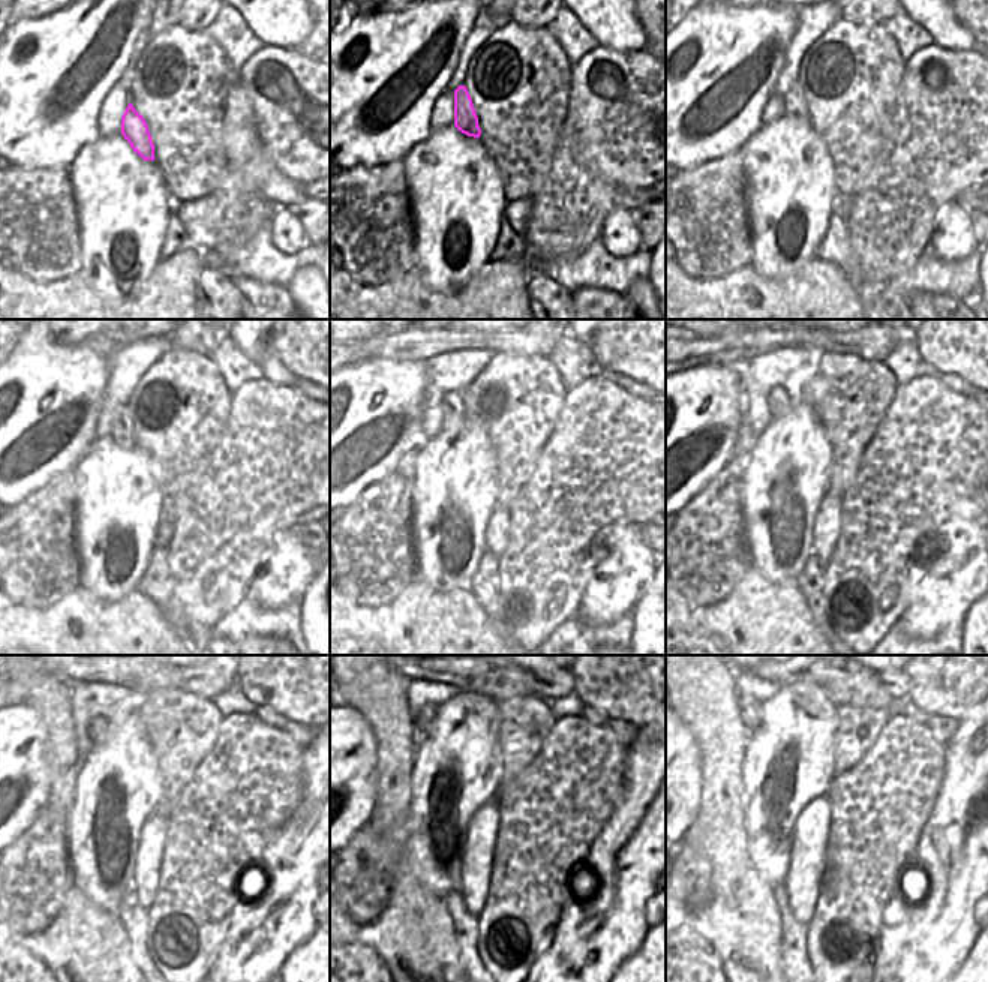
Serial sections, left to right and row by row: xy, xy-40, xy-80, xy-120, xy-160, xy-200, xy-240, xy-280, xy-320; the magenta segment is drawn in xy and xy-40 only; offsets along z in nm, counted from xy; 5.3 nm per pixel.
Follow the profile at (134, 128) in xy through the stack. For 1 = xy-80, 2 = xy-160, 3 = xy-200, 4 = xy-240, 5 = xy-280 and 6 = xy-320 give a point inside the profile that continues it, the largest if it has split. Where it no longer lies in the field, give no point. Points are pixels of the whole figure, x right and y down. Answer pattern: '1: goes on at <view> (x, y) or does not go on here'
1: goes on at xy-80 (795, 105)
2: goes on at xy-160 (452, 404)
3: goes on at xy-200 (780, 402)
4: goes on at xy-240 (98, 726)
5: goes on at xy-280 (420, 718)
6: goes on at xy-320 (748, 708)

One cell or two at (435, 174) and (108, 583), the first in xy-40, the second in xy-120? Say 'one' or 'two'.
one

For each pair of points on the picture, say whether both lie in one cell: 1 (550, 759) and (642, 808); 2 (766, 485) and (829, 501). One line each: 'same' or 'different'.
1: different
2: different

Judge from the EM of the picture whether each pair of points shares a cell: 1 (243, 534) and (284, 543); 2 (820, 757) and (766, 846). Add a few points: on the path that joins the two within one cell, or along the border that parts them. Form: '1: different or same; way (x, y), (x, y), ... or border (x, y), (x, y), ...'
1: different; border (288, 528), (278, 534), (269, 556), (257, 571)
2: same; way (786, 741), (768, 762), (759, 783), (760, 811)

